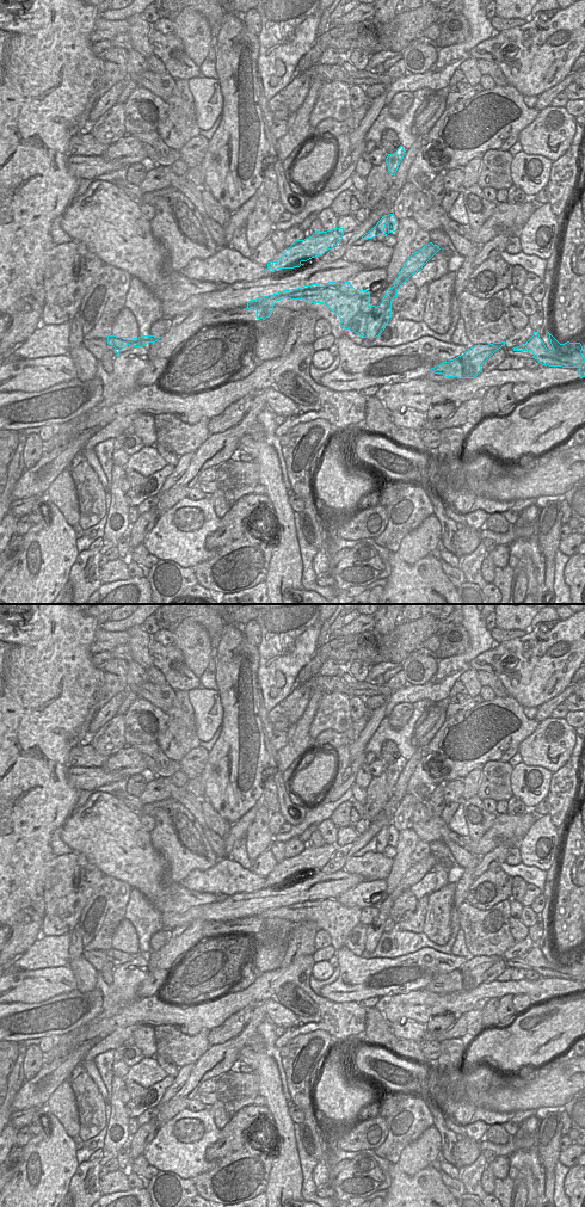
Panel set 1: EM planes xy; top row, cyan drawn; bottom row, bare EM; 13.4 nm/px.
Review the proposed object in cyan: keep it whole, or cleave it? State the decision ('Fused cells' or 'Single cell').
Fused cells

